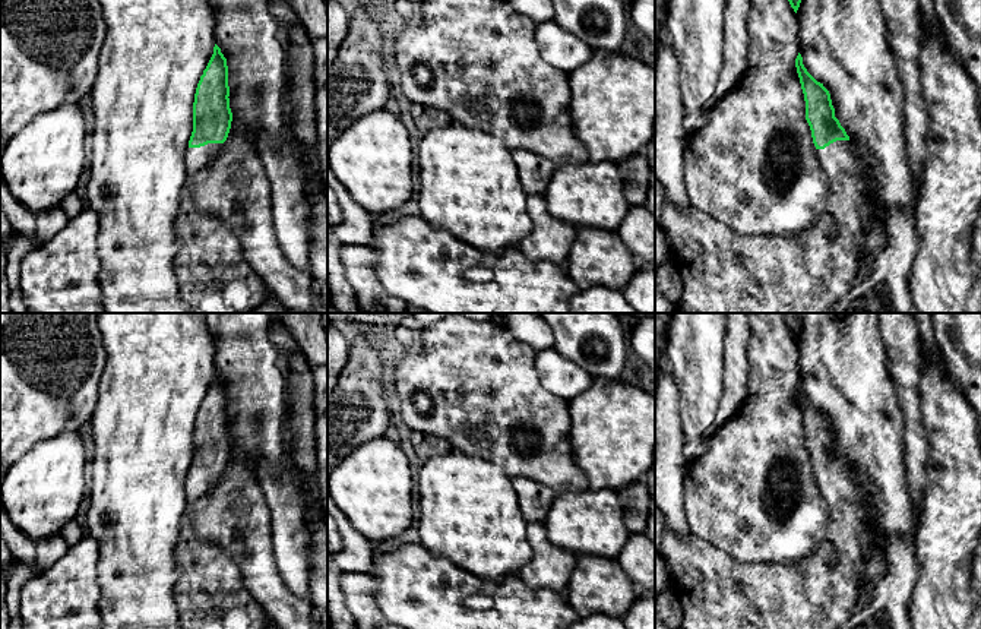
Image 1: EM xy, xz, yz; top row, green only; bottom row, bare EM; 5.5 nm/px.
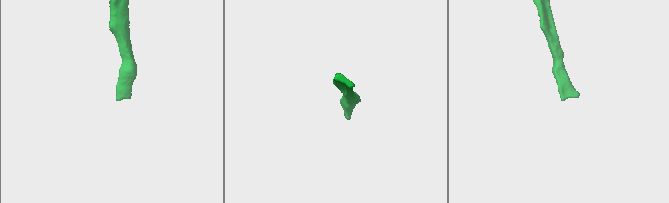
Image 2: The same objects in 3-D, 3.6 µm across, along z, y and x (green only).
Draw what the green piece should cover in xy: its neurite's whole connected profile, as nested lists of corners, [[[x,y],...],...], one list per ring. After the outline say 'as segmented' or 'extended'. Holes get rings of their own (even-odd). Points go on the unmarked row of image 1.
[[[215,372],[194,421],[193,459],[184,487],[187,494],[184,518],[187,519],[190,519],[192,503],[216,486],[228,465],[232,449],[228,424],[227,386]]]; extended

